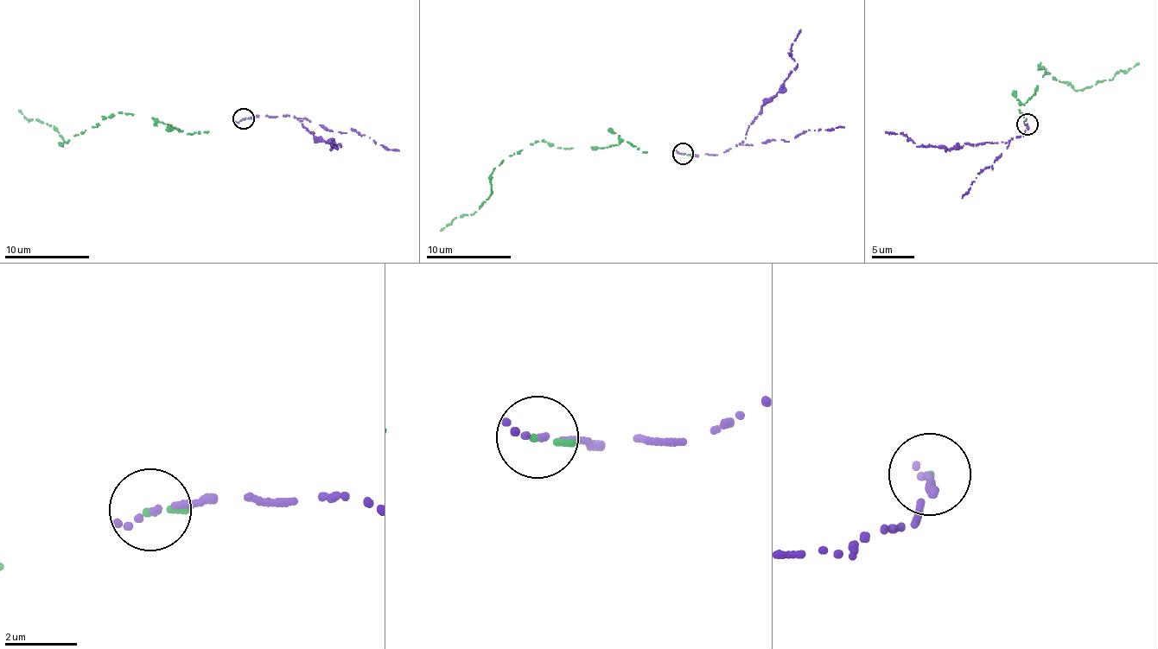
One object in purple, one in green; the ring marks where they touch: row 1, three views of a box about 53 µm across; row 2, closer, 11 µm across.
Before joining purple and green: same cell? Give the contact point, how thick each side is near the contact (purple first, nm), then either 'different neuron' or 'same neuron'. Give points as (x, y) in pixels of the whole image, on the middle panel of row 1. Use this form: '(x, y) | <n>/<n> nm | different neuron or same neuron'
(683, 154) | 130/130 nm | same neuron

